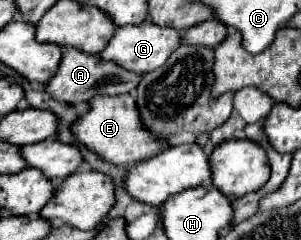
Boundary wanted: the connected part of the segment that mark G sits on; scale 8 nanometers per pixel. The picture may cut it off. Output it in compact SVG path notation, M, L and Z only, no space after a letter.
M144 20L142 24L136 24L136 26L130 24L130 26L118 28L112 40L108 42L108 46L100 52L100 56L104 60L114 60L128 70L144 74L160 68L168 60L168 56L182 44L180 40L182 34L184 32L176 32L176 28L160 28L158 24L148 24L148 20Z

